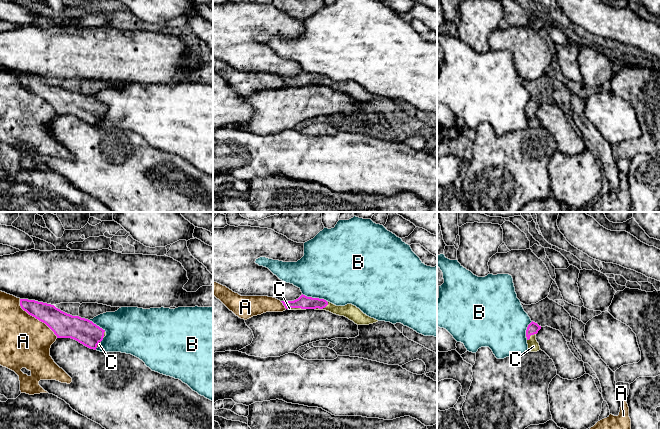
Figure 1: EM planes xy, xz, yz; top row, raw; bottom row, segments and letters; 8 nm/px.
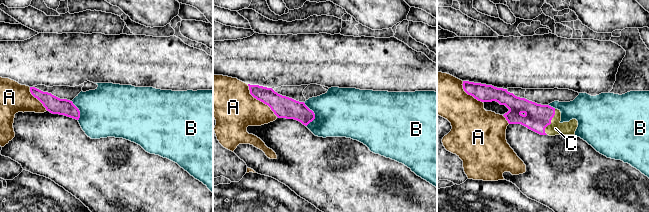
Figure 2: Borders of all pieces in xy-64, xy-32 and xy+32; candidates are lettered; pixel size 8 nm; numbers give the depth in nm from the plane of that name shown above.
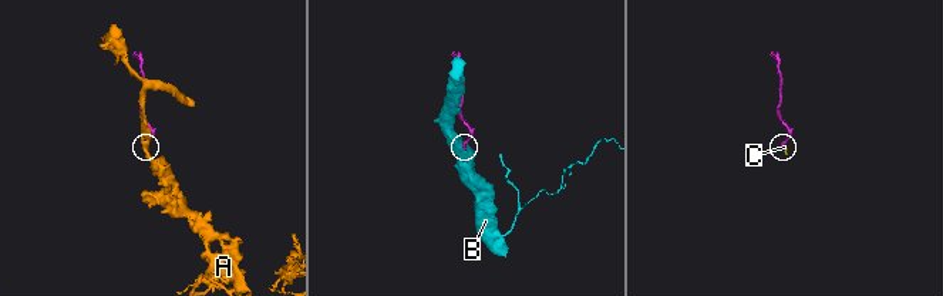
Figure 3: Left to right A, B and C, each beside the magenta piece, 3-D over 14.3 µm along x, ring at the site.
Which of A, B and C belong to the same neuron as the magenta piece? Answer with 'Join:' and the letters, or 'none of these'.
Join: C

